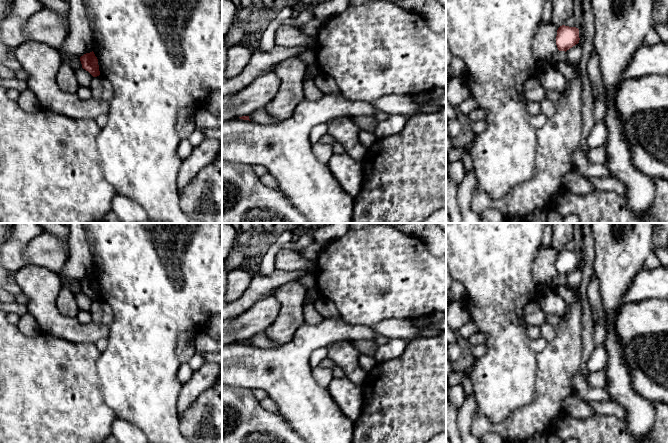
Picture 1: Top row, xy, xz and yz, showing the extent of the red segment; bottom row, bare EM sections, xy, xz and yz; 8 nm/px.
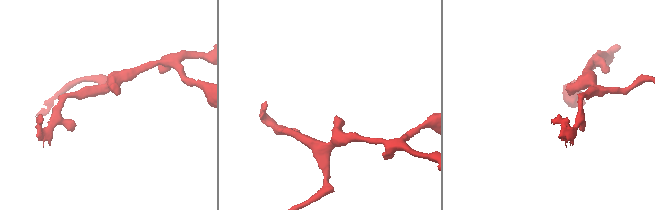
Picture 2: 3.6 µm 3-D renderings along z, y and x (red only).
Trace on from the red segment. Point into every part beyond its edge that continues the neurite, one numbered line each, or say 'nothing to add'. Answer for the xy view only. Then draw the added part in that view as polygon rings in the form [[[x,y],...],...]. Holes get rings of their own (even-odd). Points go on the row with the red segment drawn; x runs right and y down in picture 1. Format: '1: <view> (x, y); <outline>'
nothing to add

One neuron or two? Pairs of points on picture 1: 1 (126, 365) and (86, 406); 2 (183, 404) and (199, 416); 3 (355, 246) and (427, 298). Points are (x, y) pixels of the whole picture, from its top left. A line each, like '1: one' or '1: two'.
1: two
2: two
3: one

